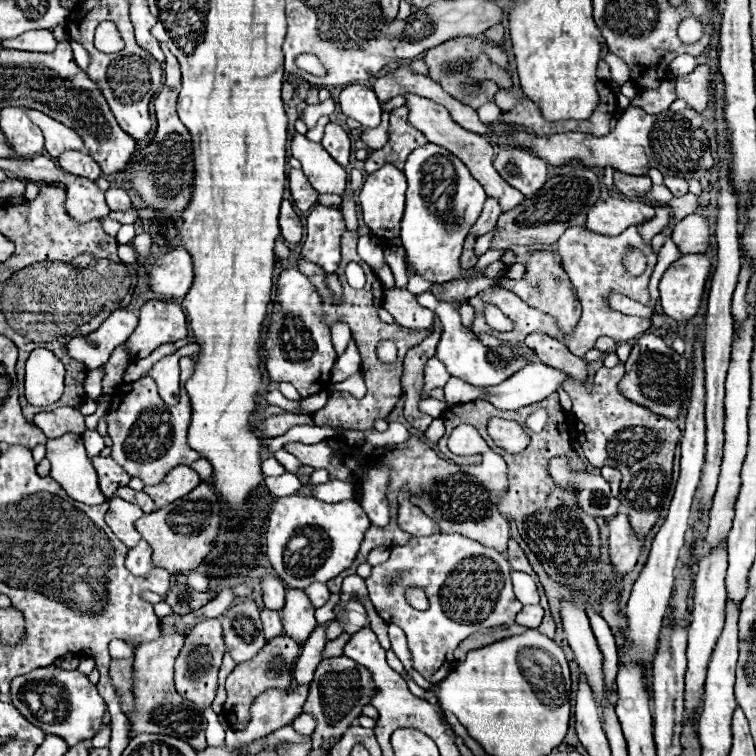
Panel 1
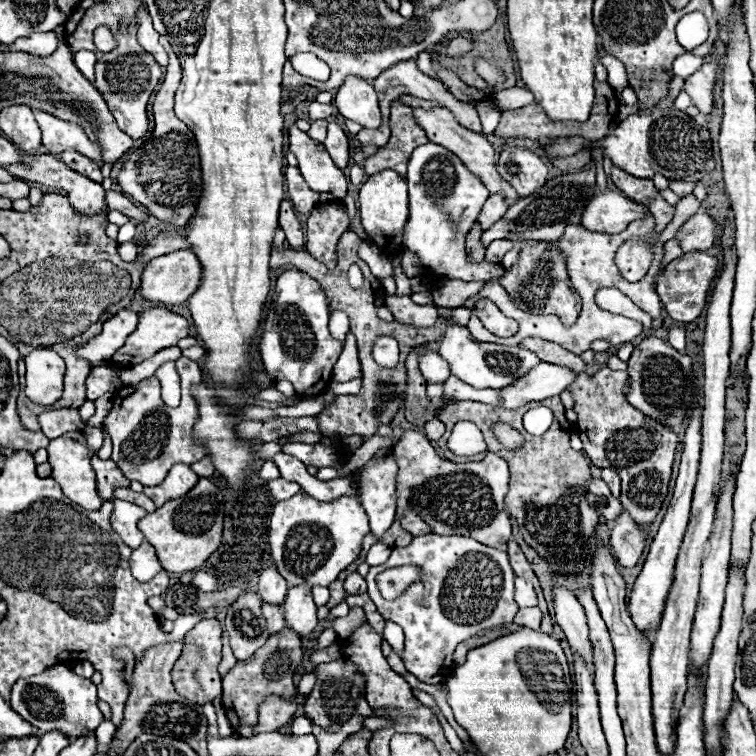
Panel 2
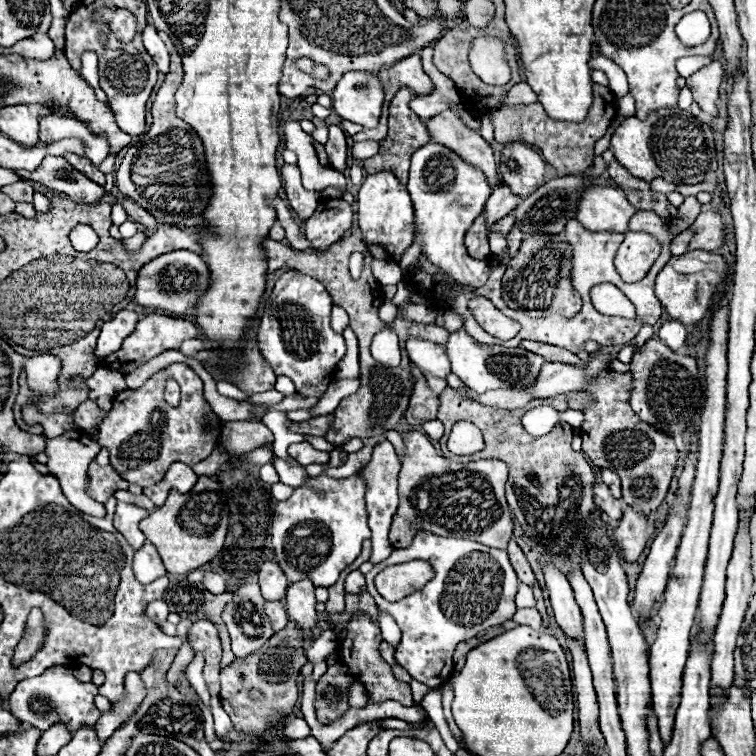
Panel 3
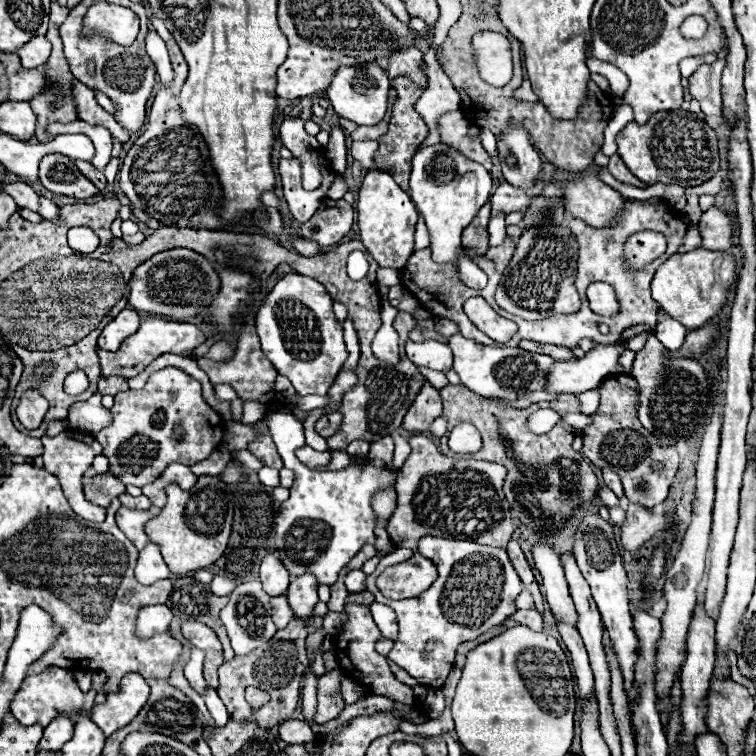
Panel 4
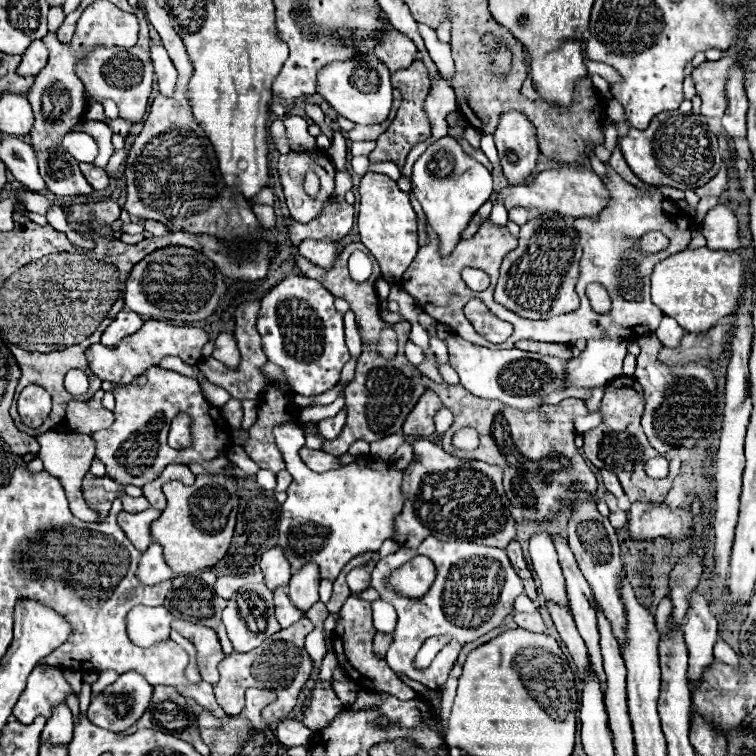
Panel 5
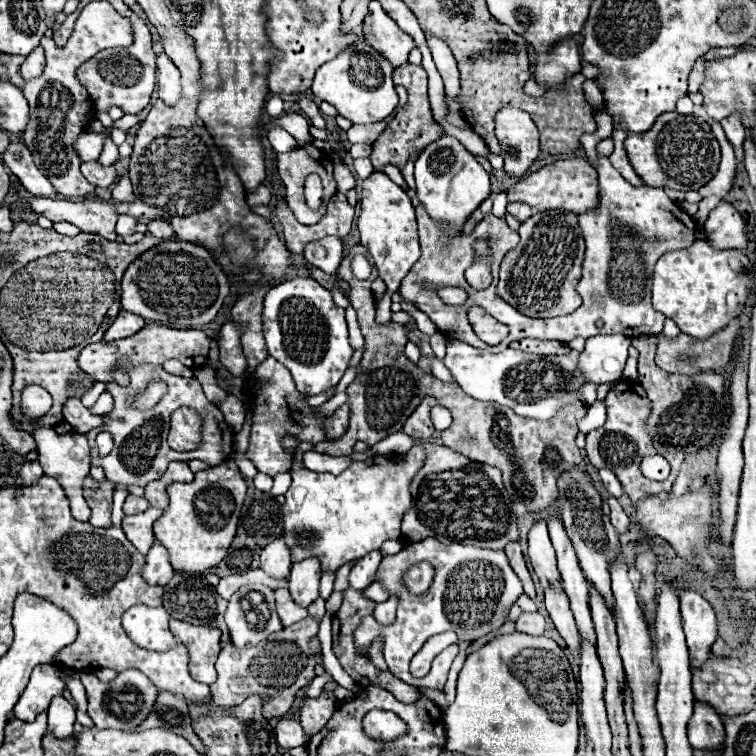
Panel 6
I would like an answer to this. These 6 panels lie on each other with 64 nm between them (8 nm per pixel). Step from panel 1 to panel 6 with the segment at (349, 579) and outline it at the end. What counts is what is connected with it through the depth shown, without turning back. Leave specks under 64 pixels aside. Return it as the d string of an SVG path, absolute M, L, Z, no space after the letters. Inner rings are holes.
M372 550L366 556L362 556L360 560L356 560L356 564L352 566L350 572L350 586L356 590L366 590L374 580L376 580L376 568L382 560L380 550Z

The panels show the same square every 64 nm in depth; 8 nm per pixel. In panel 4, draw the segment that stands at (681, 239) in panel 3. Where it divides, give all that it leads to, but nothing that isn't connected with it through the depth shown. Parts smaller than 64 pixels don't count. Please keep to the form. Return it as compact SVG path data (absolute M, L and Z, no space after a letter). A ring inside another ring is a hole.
M697 227L689 228L683 239L683 244L678 249L679 253L689 252L701 245L701 236Z

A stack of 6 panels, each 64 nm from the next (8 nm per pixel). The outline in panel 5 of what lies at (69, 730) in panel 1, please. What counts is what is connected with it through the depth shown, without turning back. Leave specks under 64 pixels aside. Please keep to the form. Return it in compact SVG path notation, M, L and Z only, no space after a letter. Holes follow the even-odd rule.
M36 666L28 678L26 690L14 706L14 716L24 724L32 724L36 716L50 716L52 704L64 702L66 694L74 692L60 668ZM101 671L99 673L99 678L97 682L93 684L91 699L93 700L94 696L96 696L98 692L102 692L102 690L104 690L105 687L115 682L117 678L118 674L116 674L114 671Z

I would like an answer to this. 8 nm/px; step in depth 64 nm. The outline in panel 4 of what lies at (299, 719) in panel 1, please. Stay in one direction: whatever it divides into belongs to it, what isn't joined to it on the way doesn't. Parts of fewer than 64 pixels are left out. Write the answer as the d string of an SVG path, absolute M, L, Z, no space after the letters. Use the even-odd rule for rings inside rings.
M286 720L278 728L280 740L286 744L308 744L314 740L314 732L308 722L304 720Z

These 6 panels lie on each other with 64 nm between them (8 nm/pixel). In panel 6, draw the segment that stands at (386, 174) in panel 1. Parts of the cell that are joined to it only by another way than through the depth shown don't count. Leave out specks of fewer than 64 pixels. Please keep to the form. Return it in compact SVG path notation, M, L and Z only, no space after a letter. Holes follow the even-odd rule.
M374 172L362 182L362 198L360 198L362 210L358 216L358 228L360 228L360 244L370 252L378 276L386 282L388 290L382 300L377 303L375 320L379 324L391 321L391 296L398 290L402 278L410 272L412 264L420 258L420 244L418 244L418 228L416 228L416 216L414 206L408 198L408 194L396 186L386 174Z

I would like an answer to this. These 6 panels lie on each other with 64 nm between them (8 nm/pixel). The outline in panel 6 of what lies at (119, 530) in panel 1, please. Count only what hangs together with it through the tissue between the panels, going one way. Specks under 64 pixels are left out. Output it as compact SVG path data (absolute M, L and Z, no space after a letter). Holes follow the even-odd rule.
M148 508L142 514L134 514L134 516L124 516L122 520L122 528L128 536L128 540L138 548L138 552L148 554L150 546L154 544L154 532L152 532L152 524L162 516L160 508Z

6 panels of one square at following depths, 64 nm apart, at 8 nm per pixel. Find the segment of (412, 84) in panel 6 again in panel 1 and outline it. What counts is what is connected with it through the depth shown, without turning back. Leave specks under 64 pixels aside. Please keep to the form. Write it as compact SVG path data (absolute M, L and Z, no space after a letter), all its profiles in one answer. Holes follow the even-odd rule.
M400 106L394 108L390 112L390 128L388 128L388 142L384 148L374 150L368 158L366 158L366 166L364 170L368 174L376 172L378 168L382 168L384 164L394 164L396 168L404 168L406 158L412 150L416 150L418 146L426 144L426 136L412 128L408 124L408 108Z

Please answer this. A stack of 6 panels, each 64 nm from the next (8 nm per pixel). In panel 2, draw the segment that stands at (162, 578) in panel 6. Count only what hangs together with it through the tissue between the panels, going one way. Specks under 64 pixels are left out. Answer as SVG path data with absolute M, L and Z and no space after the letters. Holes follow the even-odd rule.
M148 542L140 544L140 548L136 548L136 550L132 552L132 556L130 556L130 568L132 568L134 578L140 580L140 582L148 582L148 580L152 580L158 572L164 570L164 568L160 566L160 562L158 562L158 556L156 556L154 548L152 548Z

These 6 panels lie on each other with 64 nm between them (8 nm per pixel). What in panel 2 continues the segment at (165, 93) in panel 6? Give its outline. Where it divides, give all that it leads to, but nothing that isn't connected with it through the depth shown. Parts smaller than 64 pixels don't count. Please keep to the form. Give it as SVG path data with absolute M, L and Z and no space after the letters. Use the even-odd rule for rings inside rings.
M142 8L142 10L138 12L138 42L140 42L140 46L142 46L146 52L150 52L150 54L156 58L156 62L158 62L162 68L166 68L166 66L168 66L168 54L166 54L164 48L160 46L158 36L160 36L160 34L152 28L152 18L150 18L148 10Z

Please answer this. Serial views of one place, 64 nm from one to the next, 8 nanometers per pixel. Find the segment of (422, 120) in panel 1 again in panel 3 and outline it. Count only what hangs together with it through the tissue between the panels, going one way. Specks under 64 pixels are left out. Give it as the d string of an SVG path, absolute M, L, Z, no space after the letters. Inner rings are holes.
M446 110L426 122L428 132L434 142L444 144L446 148L454 150L462 160L472 166L478 166L492 188L498 186L496 164L492 156L492 148L484 142L484 138L476 130L468 130L468 126L456 116L456 112Z

